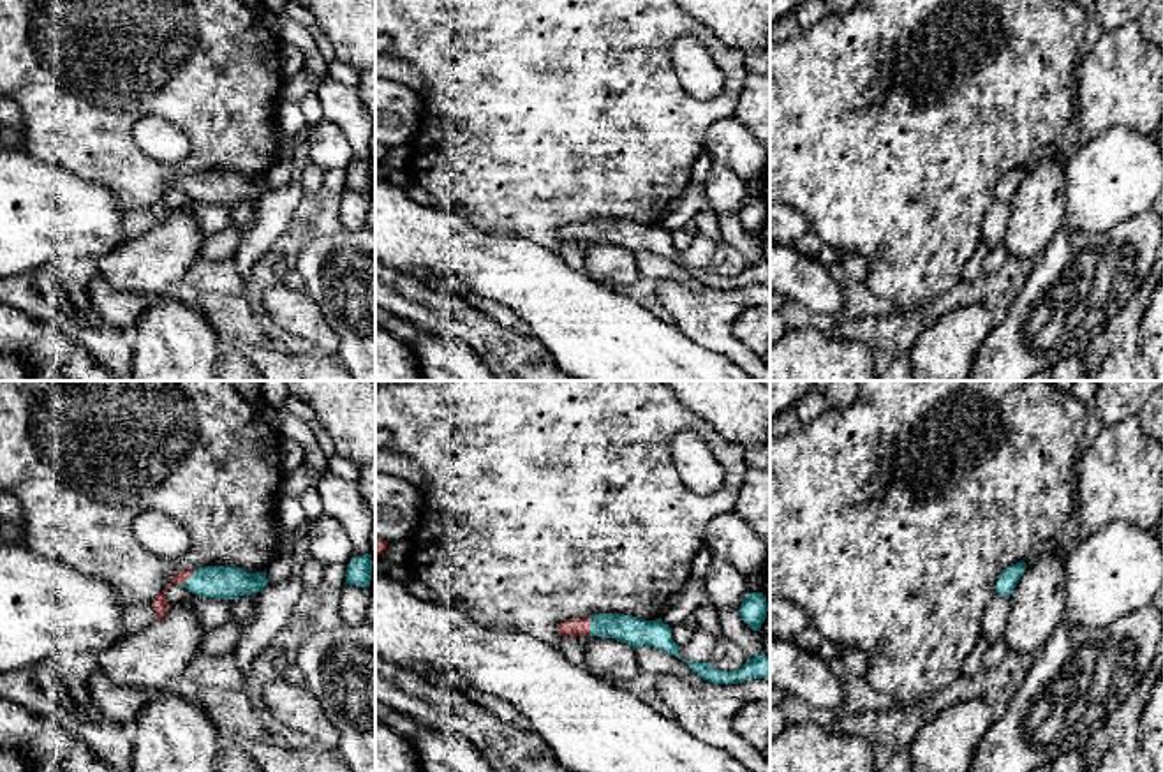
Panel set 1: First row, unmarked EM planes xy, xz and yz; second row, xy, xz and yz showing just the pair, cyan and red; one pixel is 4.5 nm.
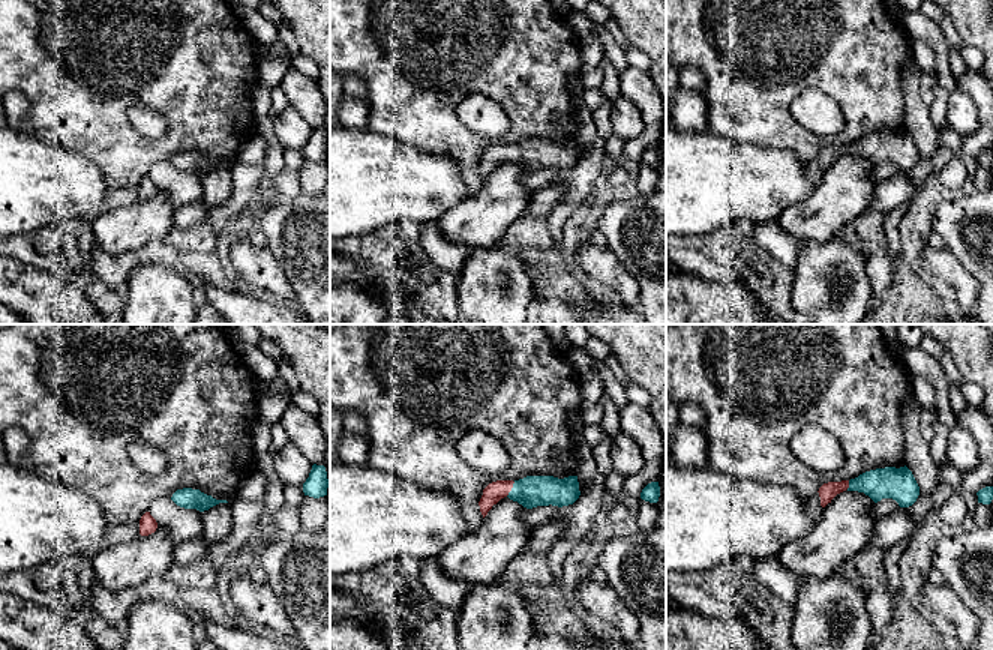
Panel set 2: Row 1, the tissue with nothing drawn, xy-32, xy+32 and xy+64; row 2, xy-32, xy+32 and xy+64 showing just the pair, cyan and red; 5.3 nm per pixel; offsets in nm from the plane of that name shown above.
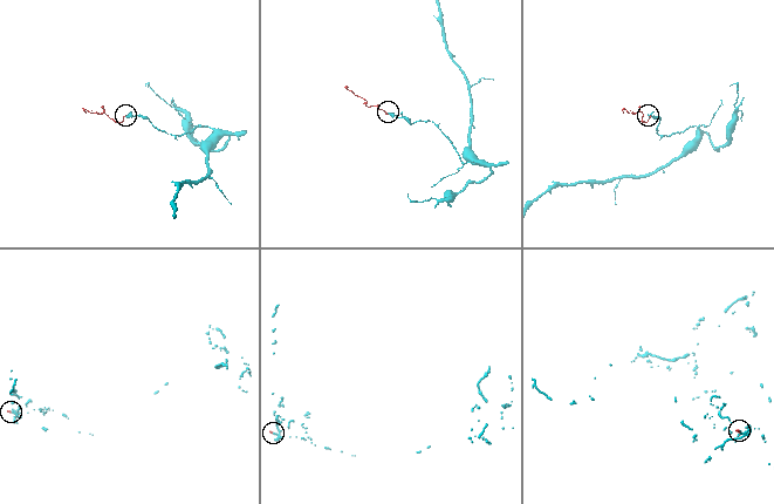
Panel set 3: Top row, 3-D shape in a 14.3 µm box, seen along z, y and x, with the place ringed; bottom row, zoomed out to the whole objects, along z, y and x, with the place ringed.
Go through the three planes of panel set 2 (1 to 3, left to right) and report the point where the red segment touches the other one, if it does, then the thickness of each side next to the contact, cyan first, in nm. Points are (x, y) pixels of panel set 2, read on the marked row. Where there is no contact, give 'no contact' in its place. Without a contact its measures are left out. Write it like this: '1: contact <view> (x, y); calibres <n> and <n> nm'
1: no contact
2: contact xy+32 (512, 490); calibres 170 and 100 nm
3: contact xy+64 (849, 485); calibres 170 and 90 nm

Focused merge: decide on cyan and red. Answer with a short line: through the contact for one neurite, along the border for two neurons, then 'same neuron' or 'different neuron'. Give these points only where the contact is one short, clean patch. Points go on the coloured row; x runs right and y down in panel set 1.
xz (635, 631), (619, 626), (591, 626), (580, 628) | same neuron

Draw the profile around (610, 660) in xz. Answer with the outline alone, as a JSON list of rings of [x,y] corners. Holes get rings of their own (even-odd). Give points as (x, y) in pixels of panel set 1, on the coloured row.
[[[582,636],[585,642],[587,670],[611,684],[636,677],[634,649],[606,636]]]

